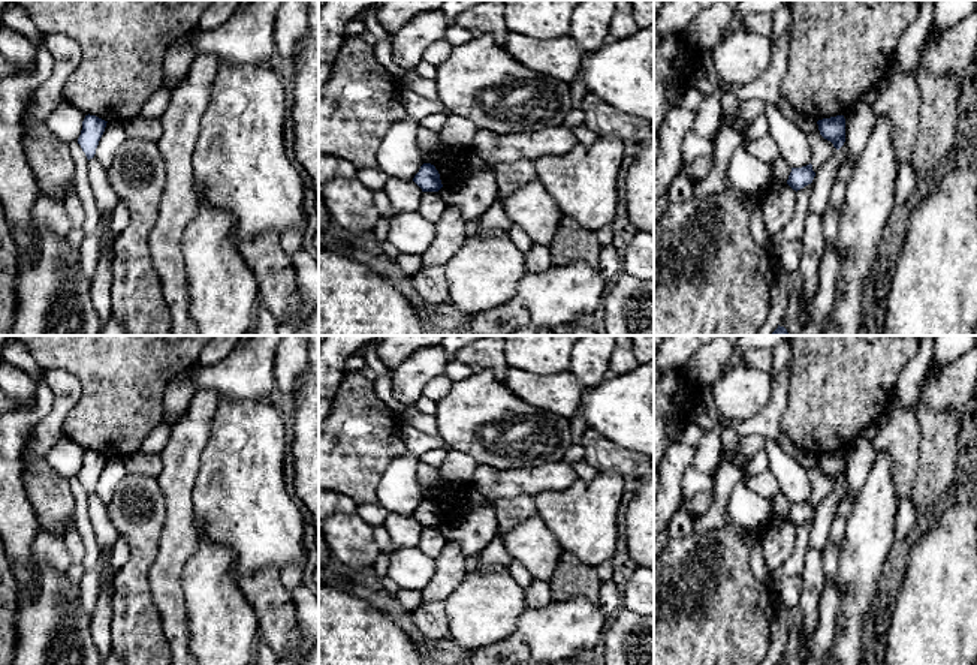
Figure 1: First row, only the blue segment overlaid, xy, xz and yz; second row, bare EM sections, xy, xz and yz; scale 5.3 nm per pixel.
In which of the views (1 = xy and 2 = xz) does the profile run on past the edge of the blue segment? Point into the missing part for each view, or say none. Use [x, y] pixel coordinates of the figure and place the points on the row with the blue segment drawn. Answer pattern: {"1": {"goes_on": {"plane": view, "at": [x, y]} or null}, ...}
{"1": {"goes_on": null}, "2": {"goes_on": null}}

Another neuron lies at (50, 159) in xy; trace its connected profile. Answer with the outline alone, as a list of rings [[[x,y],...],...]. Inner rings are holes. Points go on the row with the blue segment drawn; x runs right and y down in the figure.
[[[34,124],[24,130],[22,145],[39,193],[66,199],[69,189],[75,186],[75,165],[69,144],[57,138],[45,124]]]

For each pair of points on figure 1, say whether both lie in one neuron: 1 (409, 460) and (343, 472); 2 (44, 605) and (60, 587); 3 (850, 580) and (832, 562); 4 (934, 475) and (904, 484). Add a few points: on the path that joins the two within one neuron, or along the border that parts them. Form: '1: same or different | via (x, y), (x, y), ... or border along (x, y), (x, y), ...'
1: different | border along (407, 451), (389, 465), (380, 480), (377, 496)
2: same | via (48, 601), (57, 592)
3: different | border along (843, 547), (838, 578), (835, 581)
4: different | border along (920, 447), (917, 475), (908, 495)

